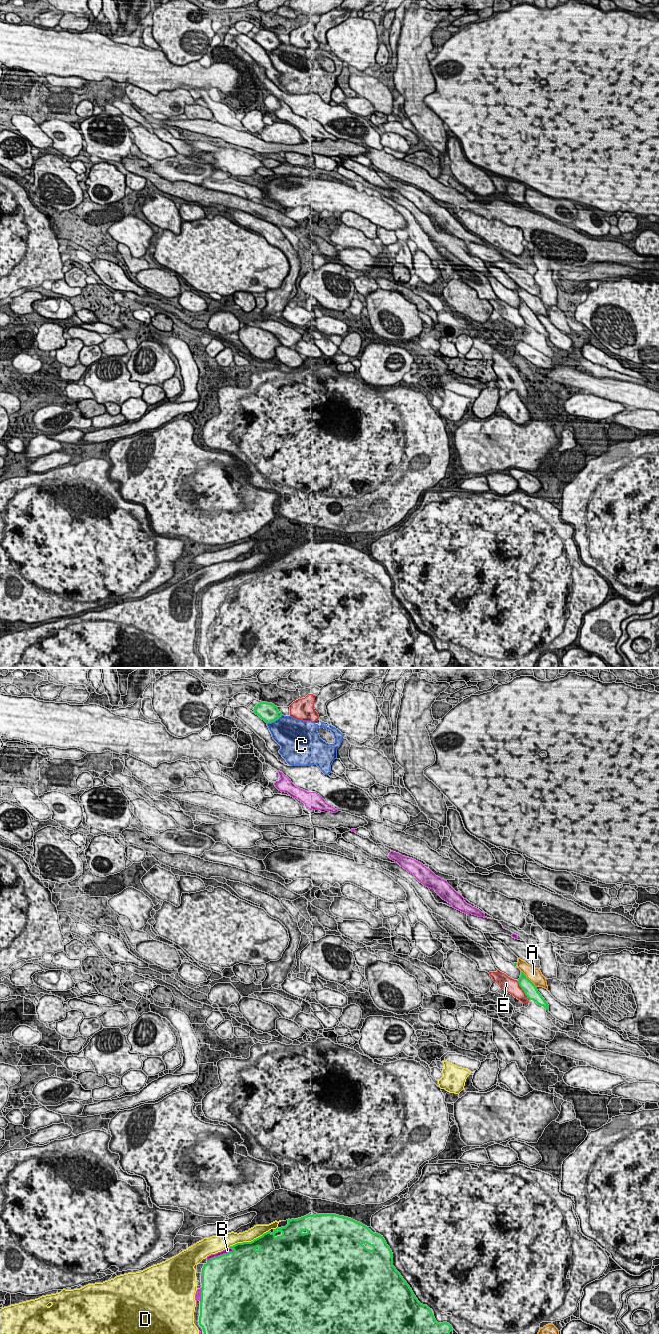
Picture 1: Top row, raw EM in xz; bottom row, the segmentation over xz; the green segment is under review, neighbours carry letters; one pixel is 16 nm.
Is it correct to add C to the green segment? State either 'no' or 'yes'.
no

